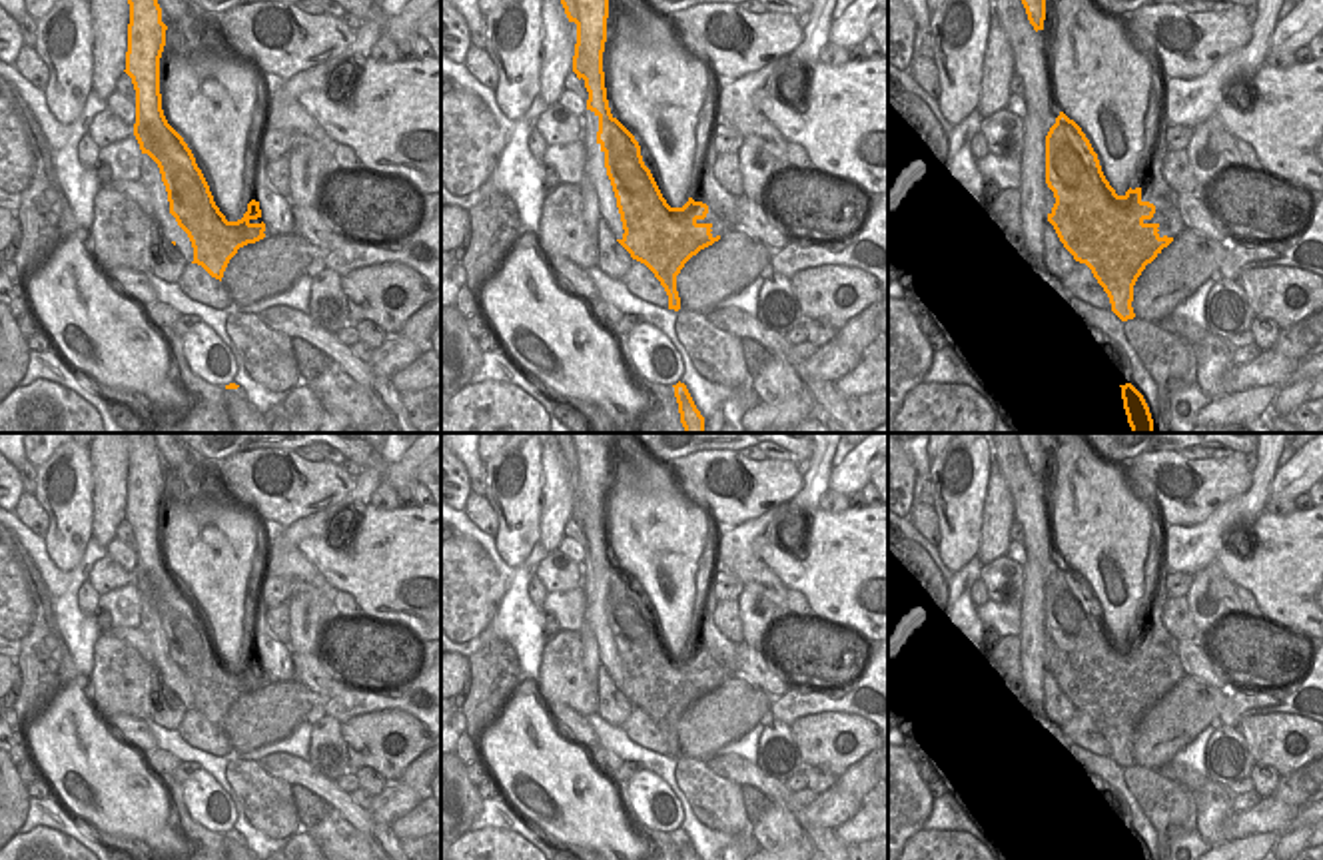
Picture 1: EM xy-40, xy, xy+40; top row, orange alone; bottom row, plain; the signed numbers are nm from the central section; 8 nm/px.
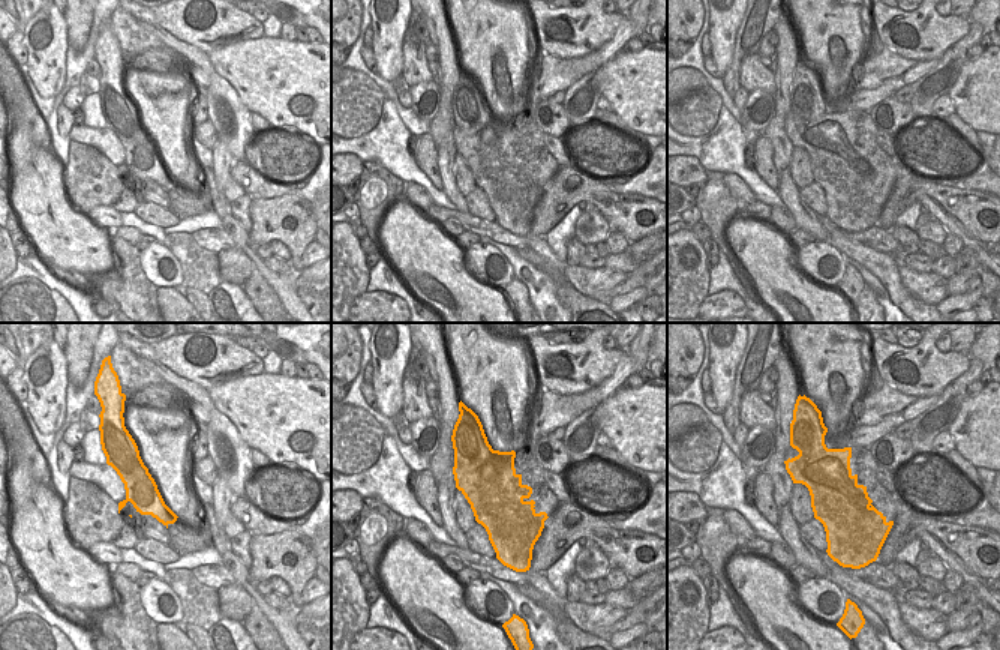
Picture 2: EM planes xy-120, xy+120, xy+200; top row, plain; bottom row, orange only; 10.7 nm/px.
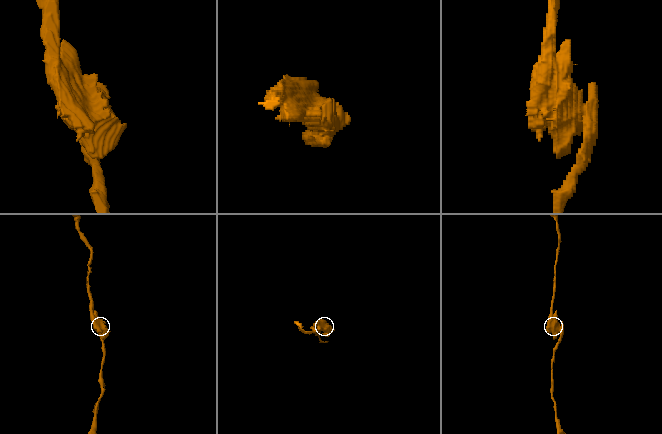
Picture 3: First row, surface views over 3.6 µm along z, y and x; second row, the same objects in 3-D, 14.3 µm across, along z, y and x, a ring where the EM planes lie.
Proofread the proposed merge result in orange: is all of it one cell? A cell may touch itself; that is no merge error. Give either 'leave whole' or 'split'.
split

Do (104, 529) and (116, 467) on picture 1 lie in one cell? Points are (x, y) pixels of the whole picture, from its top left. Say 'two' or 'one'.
one

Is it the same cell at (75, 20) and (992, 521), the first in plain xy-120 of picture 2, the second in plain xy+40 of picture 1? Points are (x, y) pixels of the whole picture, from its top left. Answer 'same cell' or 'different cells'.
same cell

